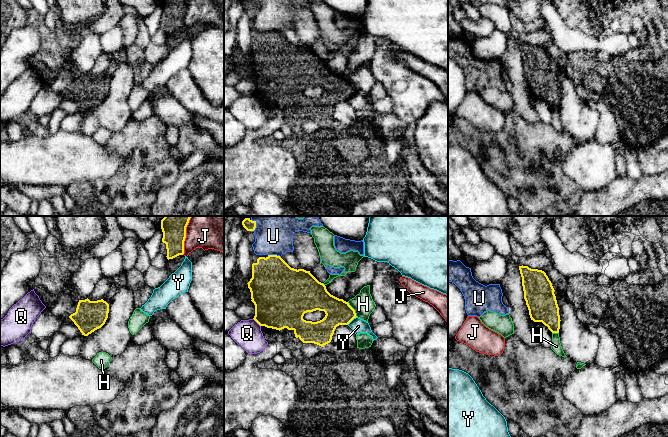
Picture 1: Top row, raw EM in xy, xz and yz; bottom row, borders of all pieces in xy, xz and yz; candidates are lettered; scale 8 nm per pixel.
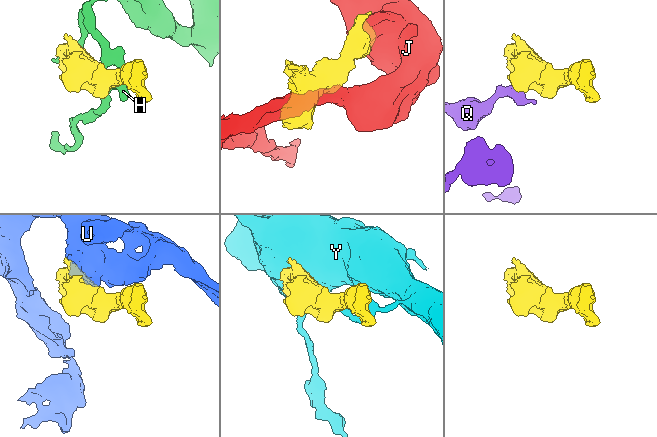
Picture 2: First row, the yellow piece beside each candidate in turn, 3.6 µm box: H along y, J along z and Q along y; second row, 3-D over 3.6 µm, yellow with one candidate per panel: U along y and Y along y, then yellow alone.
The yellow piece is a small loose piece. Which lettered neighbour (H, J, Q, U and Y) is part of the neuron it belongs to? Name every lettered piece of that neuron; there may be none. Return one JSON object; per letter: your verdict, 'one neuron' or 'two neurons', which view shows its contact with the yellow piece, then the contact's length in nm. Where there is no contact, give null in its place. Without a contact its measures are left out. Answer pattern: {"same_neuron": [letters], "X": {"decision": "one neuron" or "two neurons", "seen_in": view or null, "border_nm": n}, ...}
{"same_neuron": [], "H": {"decision": "two neurons", "seen_in": "xz", "border_nm": 150}, "J": {"decision": "two neurons", "seen_in": "xy", "border_nm": 260}, "Q": {"decision": "two neurons", "seen_in": "xz", "border_nm": 90}, "U": {"decision": "two neurons", "seen_in": "xz", "border_nm": 110}, "Y": {"decision": "two neurons", "seen_in": "xz", "border_nm": 100}}

